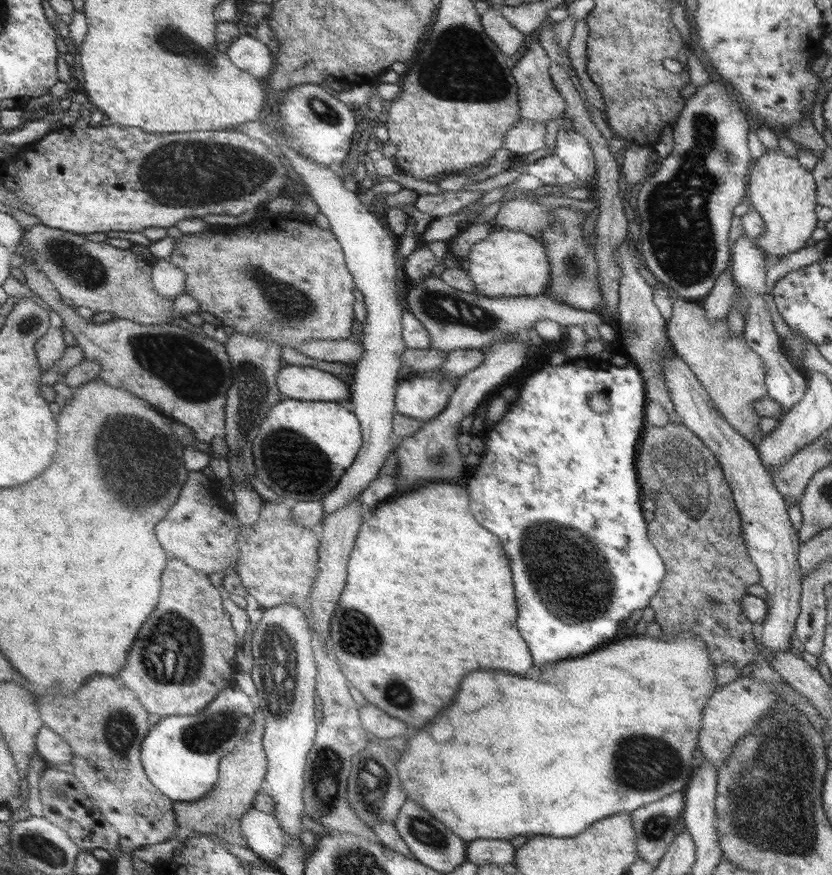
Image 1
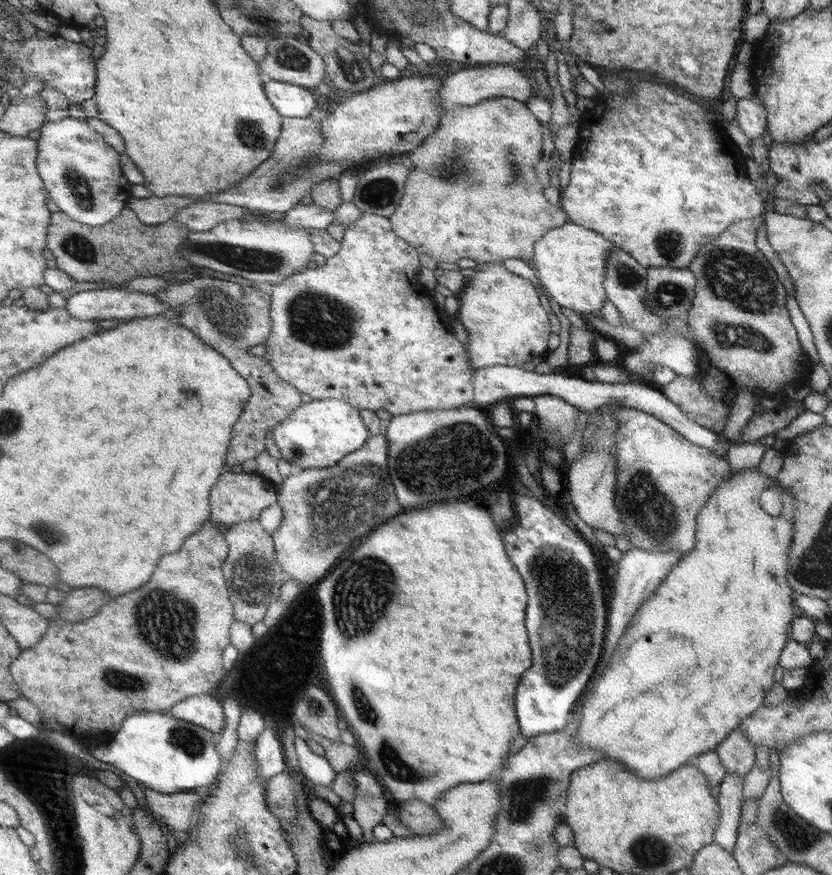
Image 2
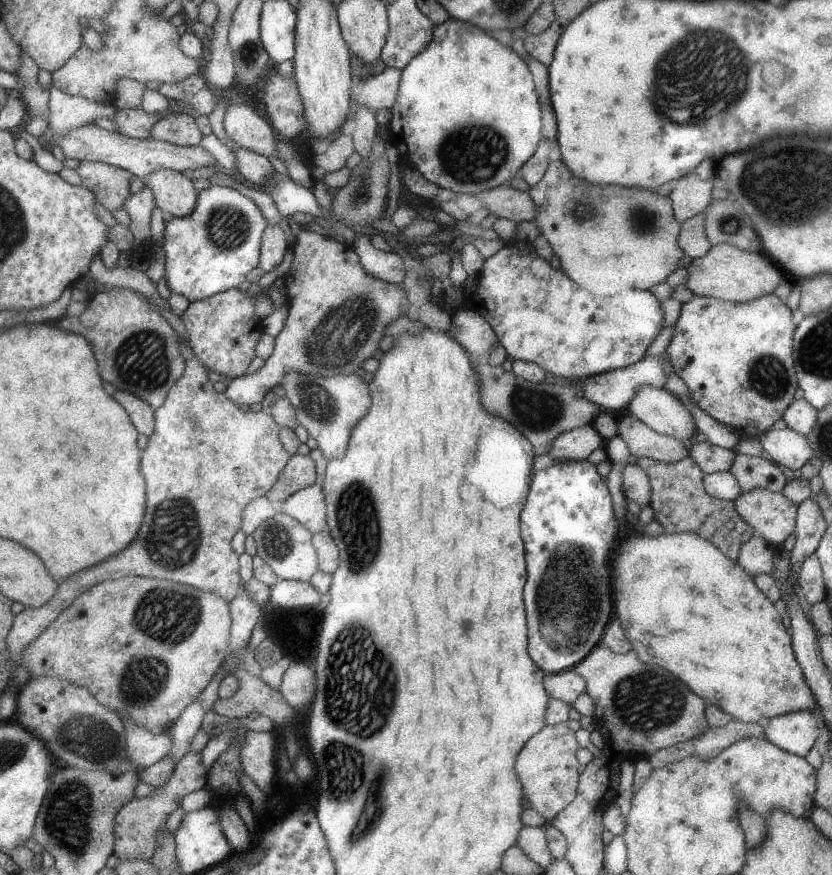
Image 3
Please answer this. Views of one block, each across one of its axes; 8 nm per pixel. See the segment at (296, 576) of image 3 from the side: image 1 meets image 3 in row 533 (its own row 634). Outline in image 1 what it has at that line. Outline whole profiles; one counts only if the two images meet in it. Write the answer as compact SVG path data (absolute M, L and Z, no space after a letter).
M279 604L275 608L262 610L262 618L257 622L252 631L251 654L254 657L253 667L250 670L251 680L255 685L257 696L257 715L263 726L262 744L266 753L266 776L262 789L274 802L273 816L279 820L281 830L289 840L297 840L301 830L301 816L304 816L304 804L302 802L303 787L305 786L305 770L307 755L314 746L315 716L313 716L313 684L315 675L315 656L311 654L311 636L307 630L307 620L303 612L293 604Z

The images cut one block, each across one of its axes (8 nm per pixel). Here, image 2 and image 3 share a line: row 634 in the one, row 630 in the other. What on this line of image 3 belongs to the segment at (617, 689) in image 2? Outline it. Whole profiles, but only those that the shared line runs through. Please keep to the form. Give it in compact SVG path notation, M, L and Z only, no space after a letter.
M683 532L627 538L625 542L619 544L619 550L615 550L615 564L613 564L613 570L611 570L611 590L615 590L615 608L617 608L615 616L621 616L619 618L620 626L629 632L629 634L624 635L639 660L647 664L663 666L665 670L671 670L671 674L675 674L677 678L683 678L683 682L687 682L687 686L691 686L691 690L699 695L699 698L704 699L709 704L714 704L717 708L732 716L733 719L746 723L756 723L760 718L770 719L783 713L813 709L813 702L816 700L809 684L805 681L802 667L797 661L791 642L789 642L789 634L783 628L777 610L773 608L773 604L769 602L766 595L755 588L754 579L742 569L742 566L739 566L735 559L727 558L714 543L704 539L702 535Z

